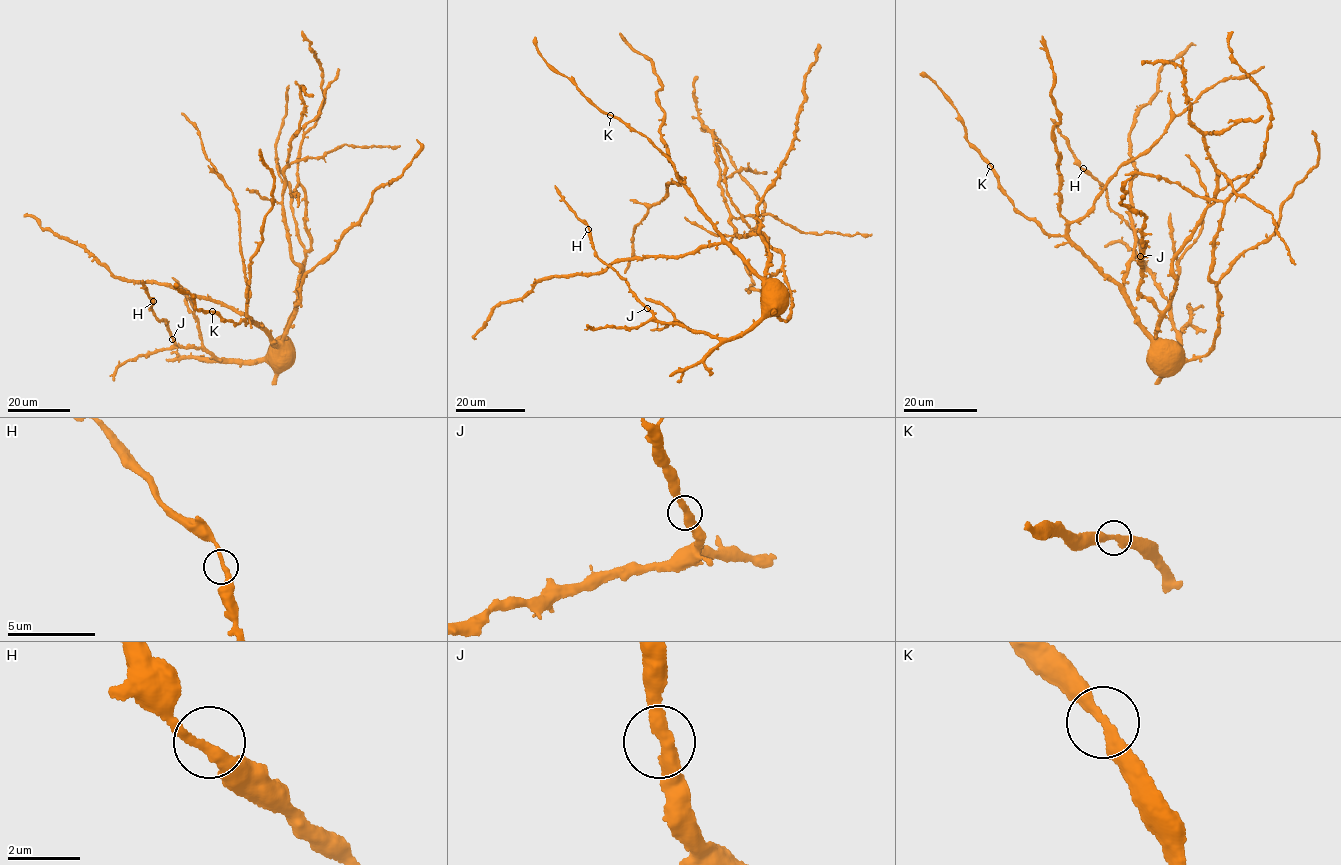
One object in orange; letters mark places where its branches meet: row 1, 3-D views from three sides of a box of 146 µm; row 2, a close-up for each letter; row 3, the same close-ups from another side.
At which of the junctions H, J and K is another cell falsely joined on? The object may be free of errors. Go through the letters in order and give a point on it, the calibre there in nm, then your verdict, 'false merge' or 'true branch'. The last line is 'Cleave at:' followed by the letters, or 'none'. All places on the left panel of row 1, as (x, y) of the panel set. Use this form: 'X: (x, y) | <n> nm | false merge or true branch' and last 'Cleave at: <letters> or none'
H: (153, 301) | 300 nm | true branch
J: (172, 339) | 380 nm | true branch
K: (212, 311) | 280 nm | true branch
Cleave at: none

